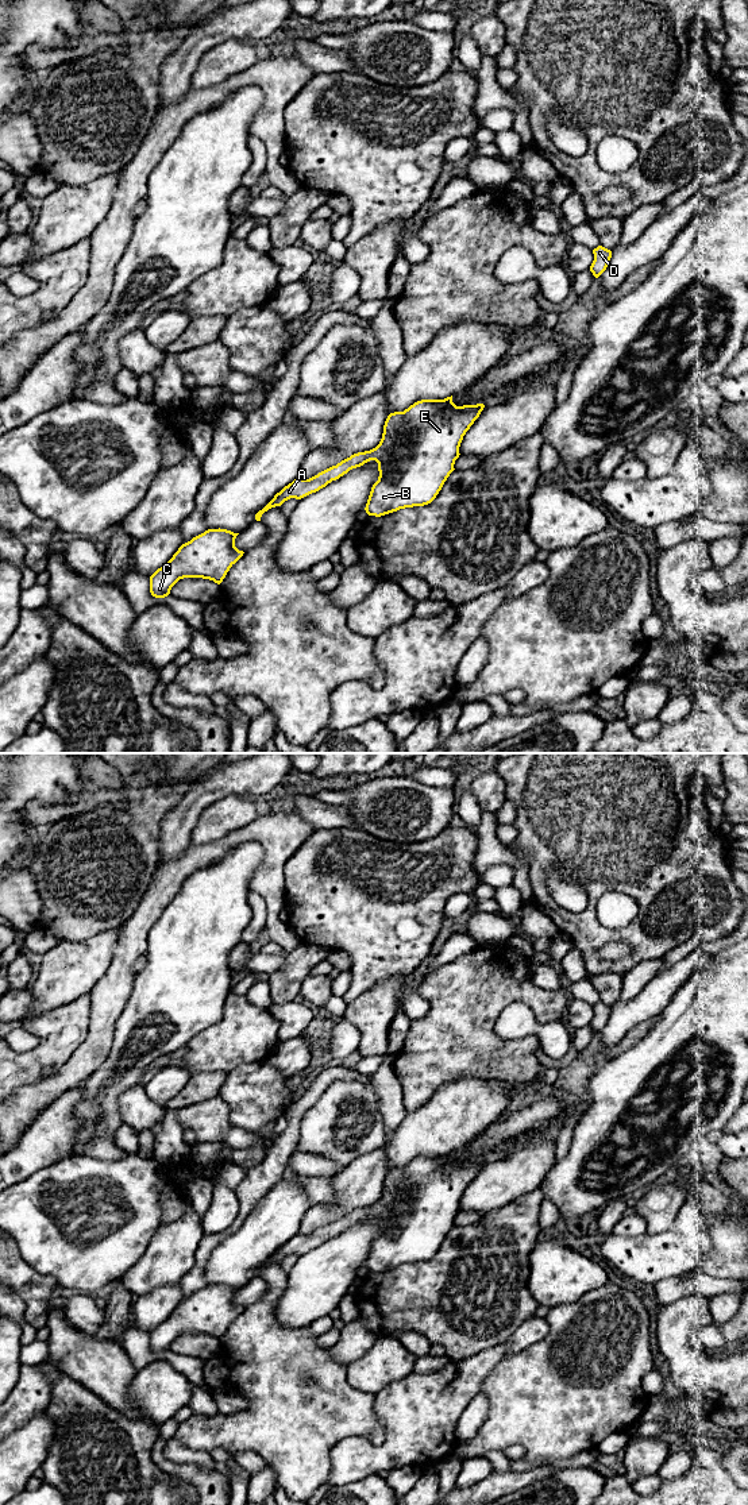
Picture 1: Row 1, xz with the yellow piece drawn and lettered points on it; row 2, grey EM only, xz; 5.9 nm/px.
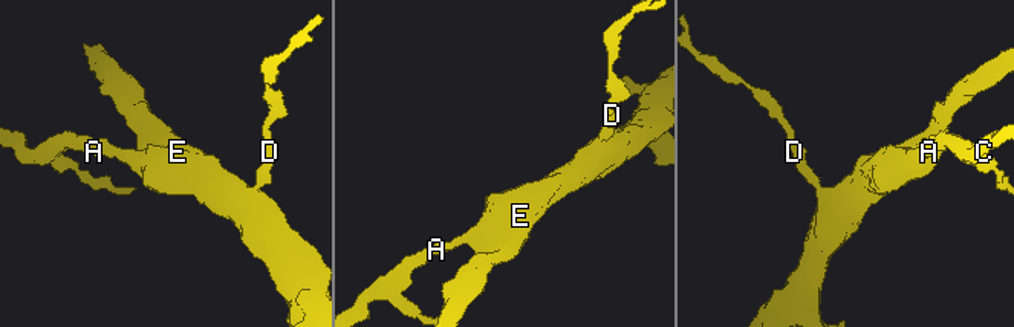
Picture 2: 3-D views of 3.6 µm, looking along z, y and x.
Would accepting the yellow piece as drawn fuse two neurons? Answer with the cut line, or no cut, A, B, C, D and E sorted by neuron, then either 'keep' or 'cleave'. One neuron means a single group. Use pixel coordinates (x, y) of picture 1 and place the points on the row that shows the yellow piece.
no cut; A B C D E; keep

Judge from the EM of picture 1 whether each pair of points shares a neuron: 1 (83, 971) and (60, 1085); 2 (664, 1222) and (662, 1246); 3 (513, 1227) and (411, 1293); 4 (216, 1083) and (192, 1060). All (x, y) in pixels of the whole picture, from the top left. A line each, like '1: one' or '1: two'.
1: two
2: two
3: one
4: two

